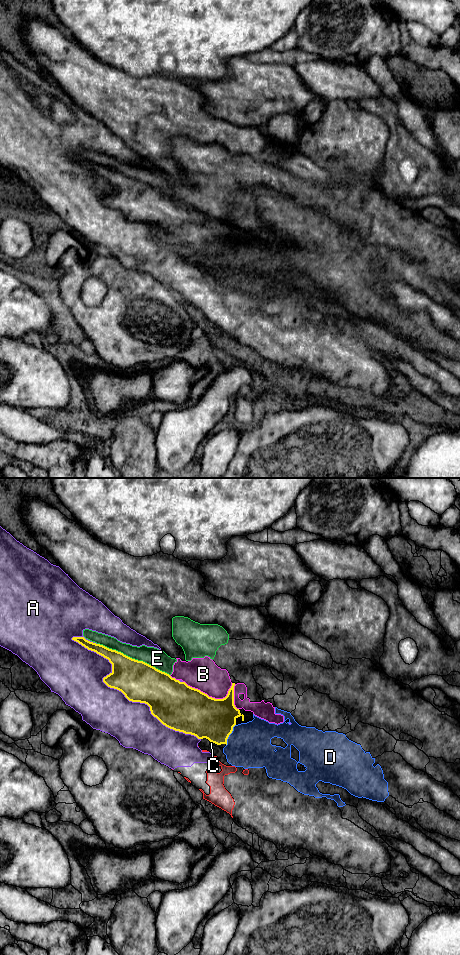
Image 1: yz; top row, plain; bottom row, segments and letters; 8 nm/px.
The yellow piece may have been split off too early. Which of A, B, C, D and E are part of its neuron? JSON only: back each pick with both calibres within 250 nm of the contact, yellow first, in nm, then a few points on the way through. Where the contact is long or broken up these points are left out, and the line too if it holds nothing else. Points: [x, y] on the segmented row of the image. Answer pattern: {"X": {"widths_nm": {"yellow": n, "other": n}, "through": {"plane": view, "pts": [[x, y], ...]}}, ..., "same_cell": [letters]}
{"D": {"widths_nm": {"yellow": 340, "other": 360}, "through": {"plane": "yz", "pts": [[204, 717], [213, 720], [229, 734], [249, 745]]}}, "same_cell": ["D"]}

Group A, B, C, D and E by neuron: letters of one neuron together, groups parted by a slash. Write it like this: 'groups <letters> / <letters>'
groups A C / B E / D

